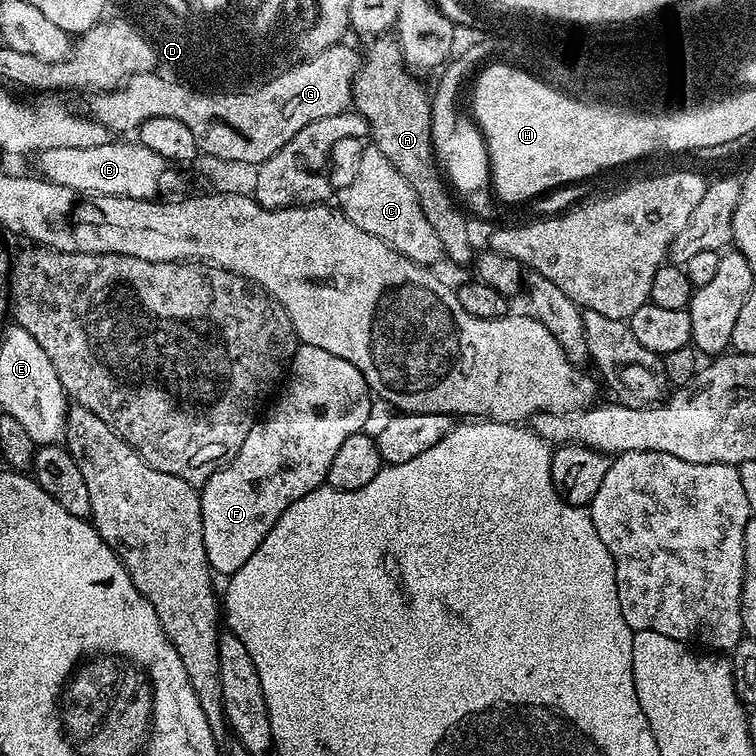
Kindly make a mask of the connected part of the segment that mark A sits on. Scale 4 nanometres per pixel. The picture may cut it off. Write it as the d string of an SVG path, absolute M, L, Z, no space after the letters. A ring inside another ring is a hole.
M381 34L369 44L372 45L365 52L362 52L360 70L352 79L352 104L355 111L358 116L358 111L360 111L361 118L368 123L368 128L372 131L371 143L378 150L382 150L382 154L386 154L386 158L390 158L390 162L396 167L398 174L402 174L402 178L406 178L406 182L410 182L430 226L434 226L434 230L438 234L441 253L445 257L449 256L456 264L471 265L474 260L474 251L472 252L472 236L468 233L468 220L456 209L456 204L452 201L452 198L454 199L453 193L442 175L442 169L437 163L435 150L432 146L432 101L429 89L424 89L411 76L413 73L405 61L404 52L400 49L400 44L396 38L388 34Z

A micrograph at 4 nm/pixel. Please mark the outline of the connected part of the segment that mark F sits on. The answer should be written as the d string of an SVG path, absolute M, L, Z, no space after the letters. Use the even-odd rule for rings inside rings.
M309 344L297 347L279 392L275 397L276 405L272 409L269 407L262 418L257 419L250 434L246 434L242 450L238 450L232 461L226 467L219 468L199 489L206 558L213 573L220 575L221 572L224 578L243 569L246 558L258 550L266 534L270 534L274 522L278 522L280 515L291 504L327 481L330 462L334 462L334 454L338 454L342 442L365 431L366 418L370 418L374 399L366 378L362 378L360 371L350 366L346 358L338 358L338 354L329 354Z

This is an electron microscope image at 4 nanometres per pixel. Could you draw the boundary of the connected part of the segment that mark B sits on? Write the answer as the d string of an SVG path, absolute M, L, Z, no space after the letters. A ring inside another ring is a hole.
M109 142L102 146L58 146L46 148L39 153L39 175L45 180L58 186L66 186L77 194L91 194L94 196L117 196L118 198L138 198L139 200L157 199L172 183L176 176L172 173L173 165L162 154L154 154L145 144L133 142L133 144L115 144Z

